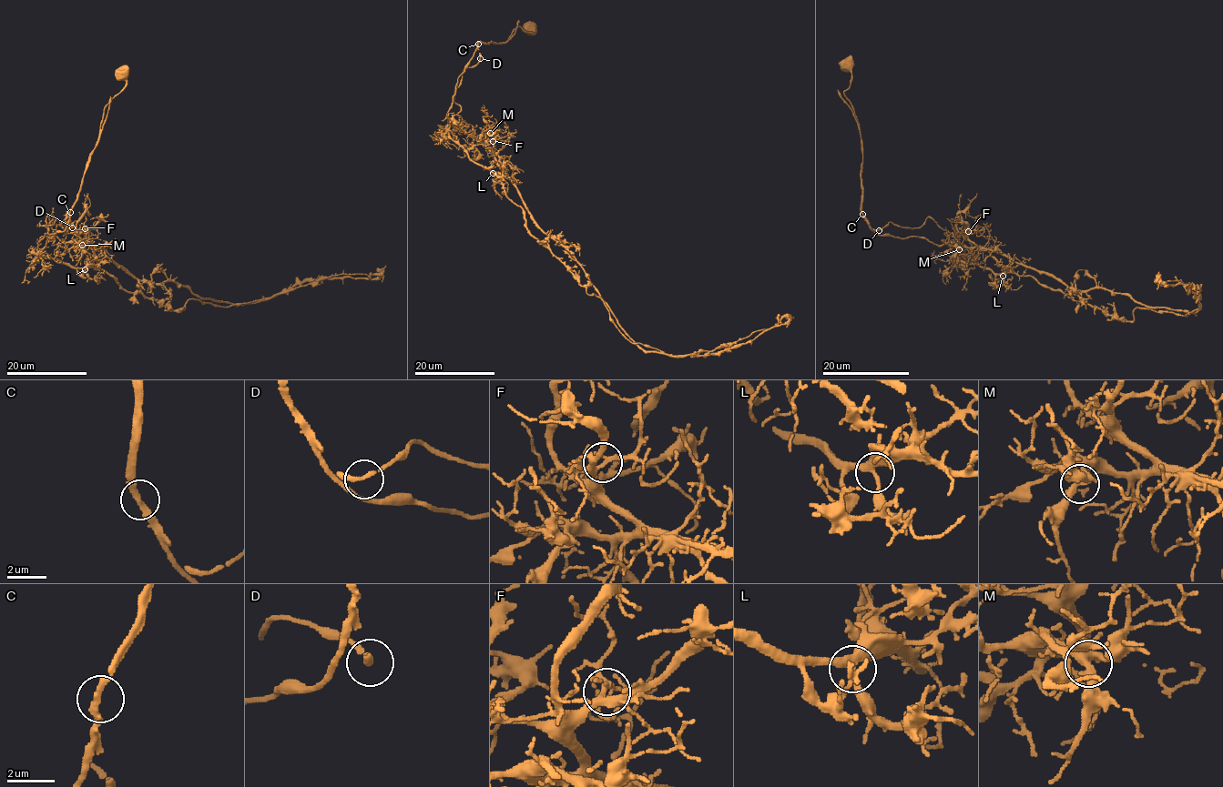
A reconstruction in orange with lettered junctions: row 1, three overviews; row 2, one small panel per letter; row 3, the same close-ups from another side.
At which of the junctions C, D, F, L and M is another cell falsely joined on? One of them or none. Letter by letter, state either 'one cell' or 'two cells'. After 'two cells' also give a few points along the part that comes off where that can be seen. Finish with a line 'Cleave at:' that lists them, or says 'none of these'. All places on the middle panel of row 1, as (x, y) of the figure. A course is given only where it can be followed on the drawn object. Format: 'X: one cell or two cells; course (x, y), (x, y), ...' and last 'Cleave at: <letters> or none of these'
C: two cells; course (478, 44), (458, 78), (450, 136), (500, 179), (526, 229), (598, 297), (630, 342), (684, 357), (791, 317)
D: one cell
F: one cell
L: one cell
M: one cell
Cleave at: C

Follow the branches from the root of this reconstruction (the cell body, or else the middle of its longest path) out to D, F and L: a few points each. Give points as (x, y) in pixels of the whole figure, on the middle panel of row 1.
D: (530, 27), (535, 34), (517, 26), (505, 43), (478, 44), (448, 112), (455, 130), (454, 88), (480, 58)
F: (530, 27), (479, 43), (458, 78), (448, 123), (493, 141)
L: (530, 27), (535, 34), (517, 26), (505, 43), (478, 44), (448, 112), (454, 129), (450, 136), (493, 173)

